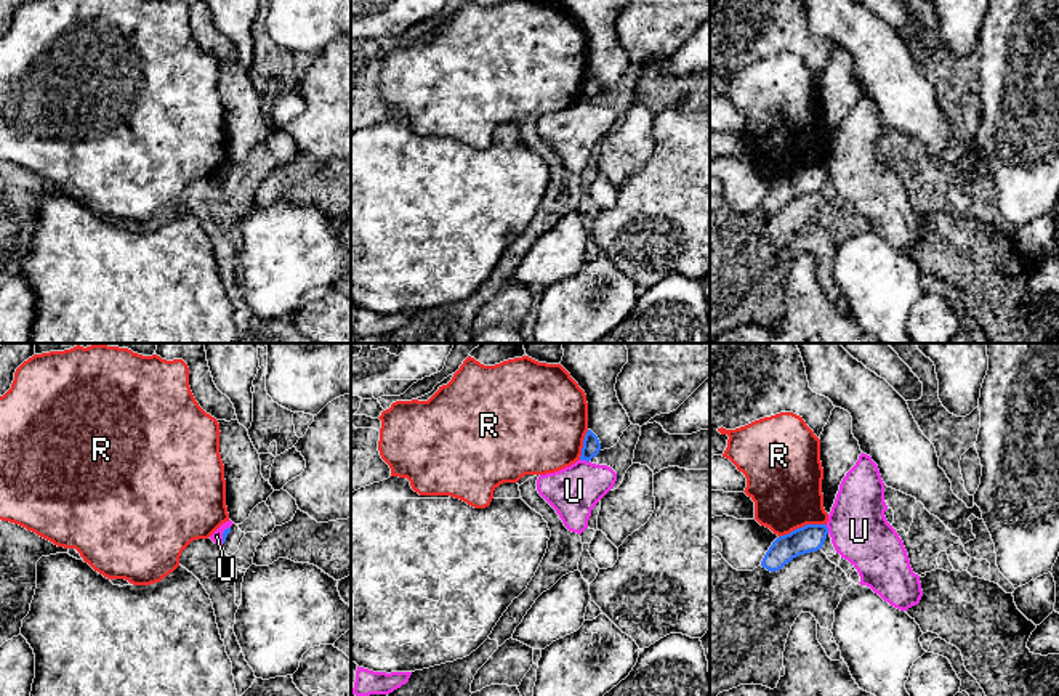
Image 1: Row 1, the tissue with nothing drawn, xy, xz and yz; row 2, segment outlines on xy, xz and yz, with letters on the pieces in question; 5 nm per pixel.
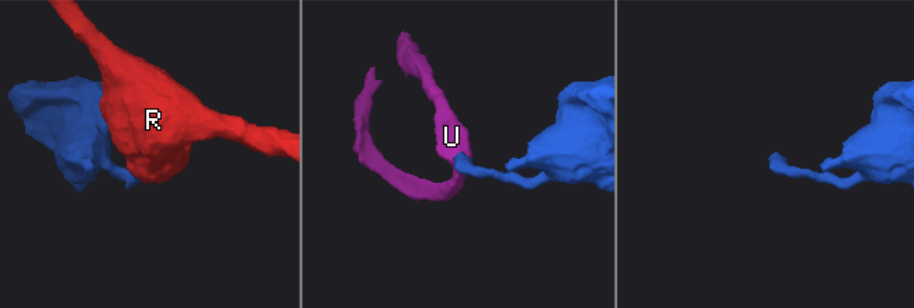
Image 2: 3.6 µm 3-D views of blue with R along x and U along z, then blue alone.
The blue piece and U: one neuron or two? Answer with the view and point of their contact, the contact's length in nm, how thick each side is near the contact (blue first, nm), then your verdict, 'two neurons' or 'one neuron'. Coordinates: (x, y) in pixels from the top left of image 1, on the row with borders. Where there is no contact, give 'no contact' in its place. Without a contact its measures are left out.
xz (585, 459) | 50 nm | 90/260 nm | two neurons

